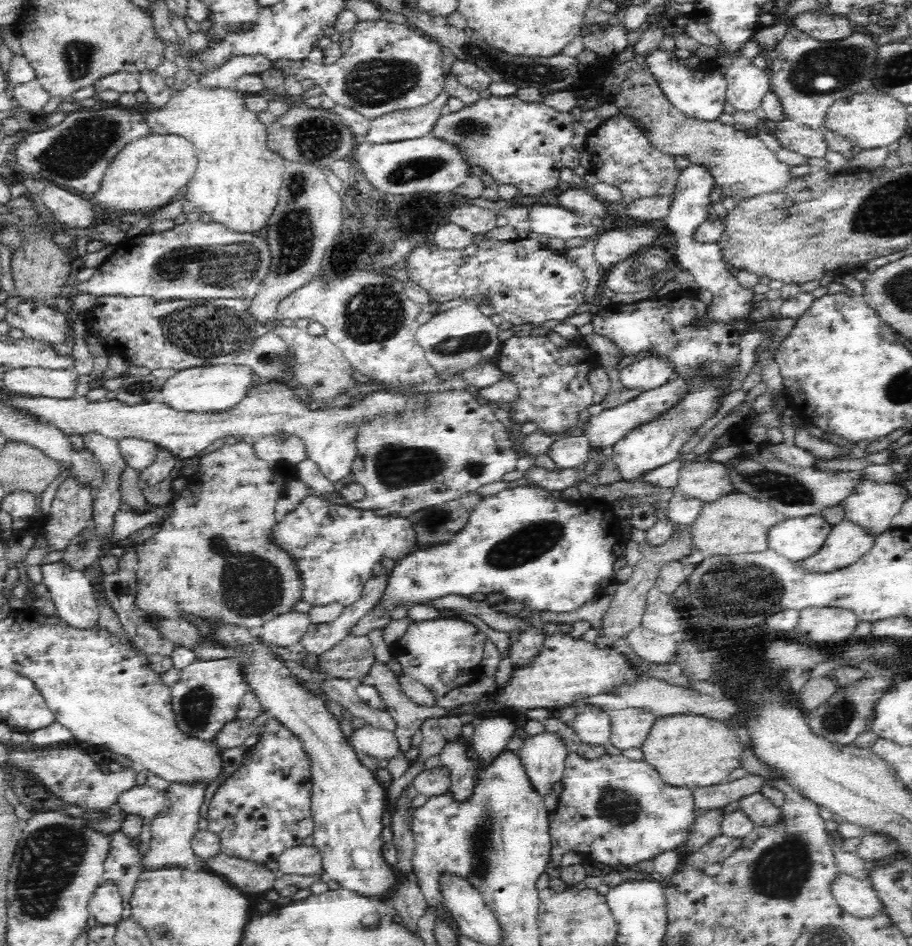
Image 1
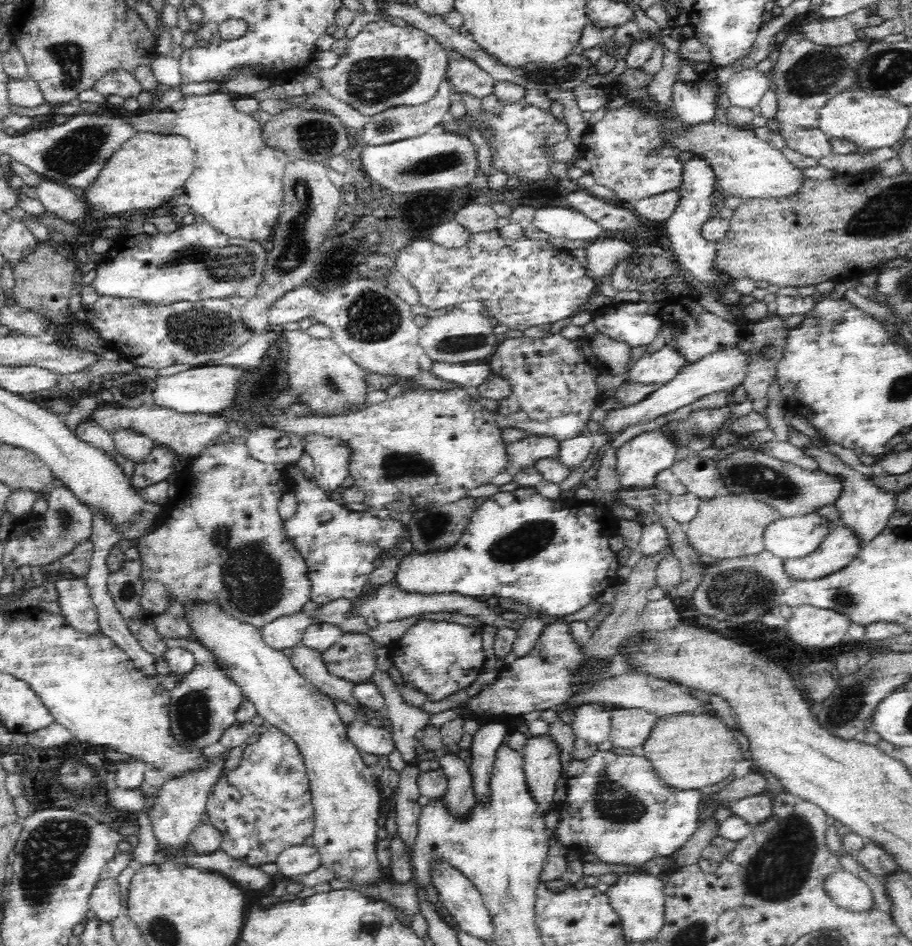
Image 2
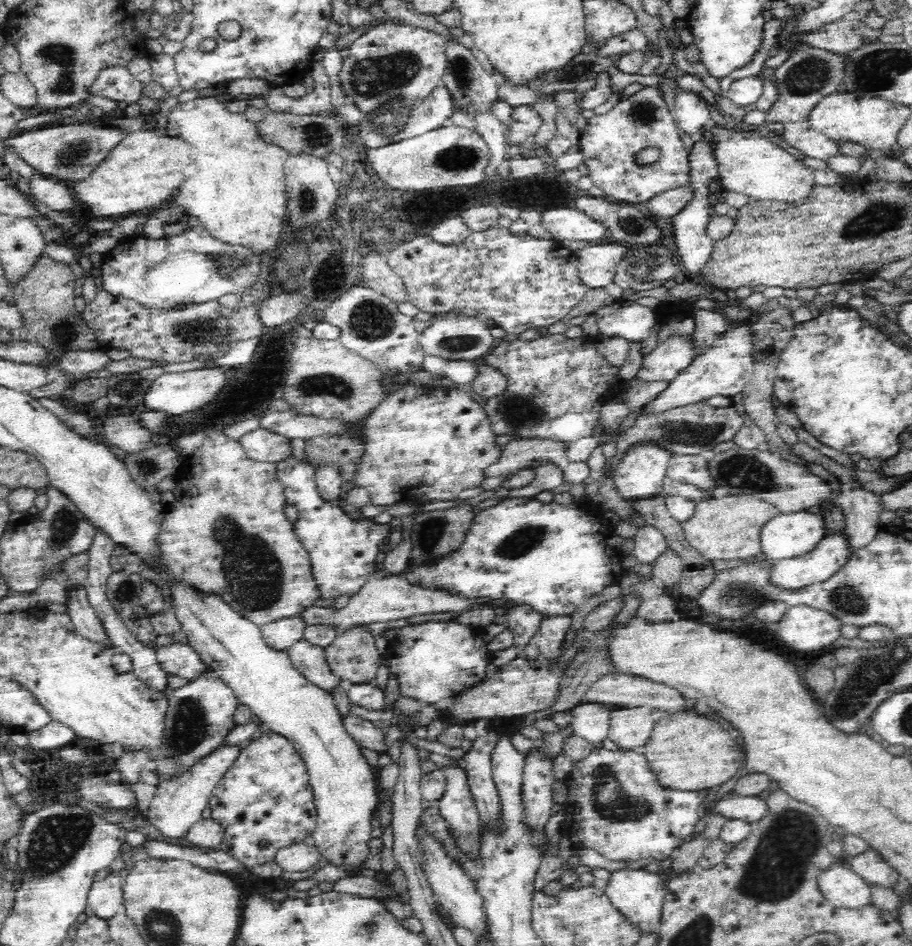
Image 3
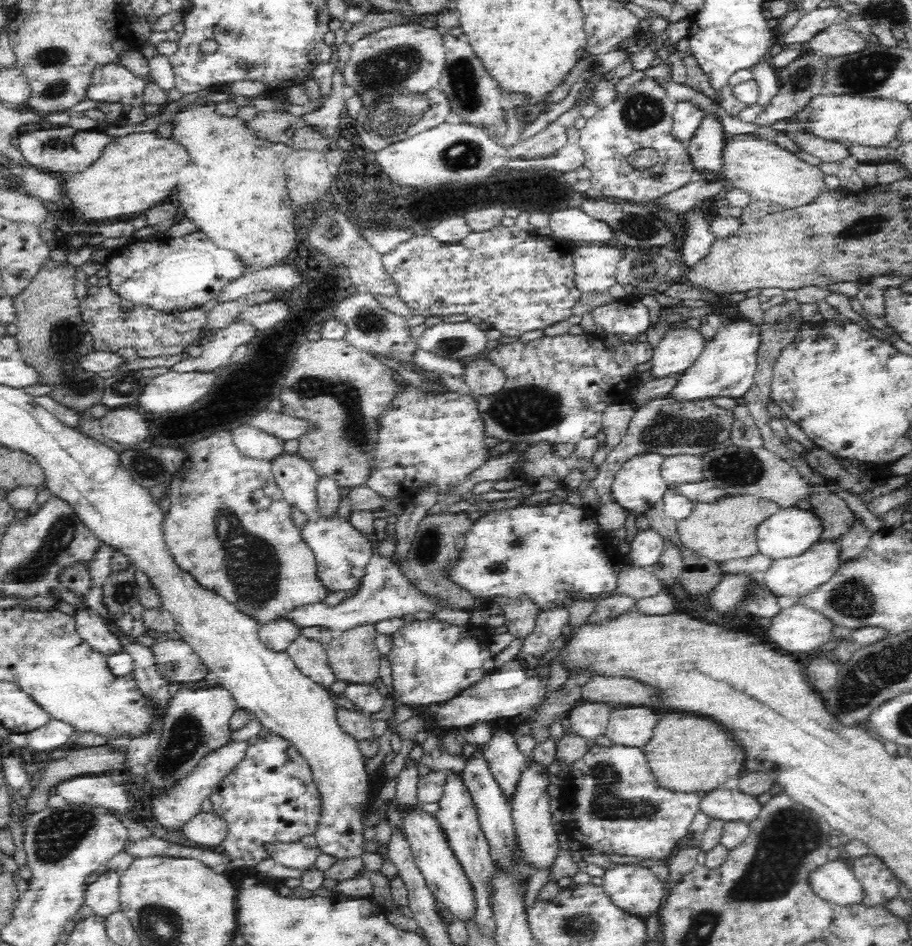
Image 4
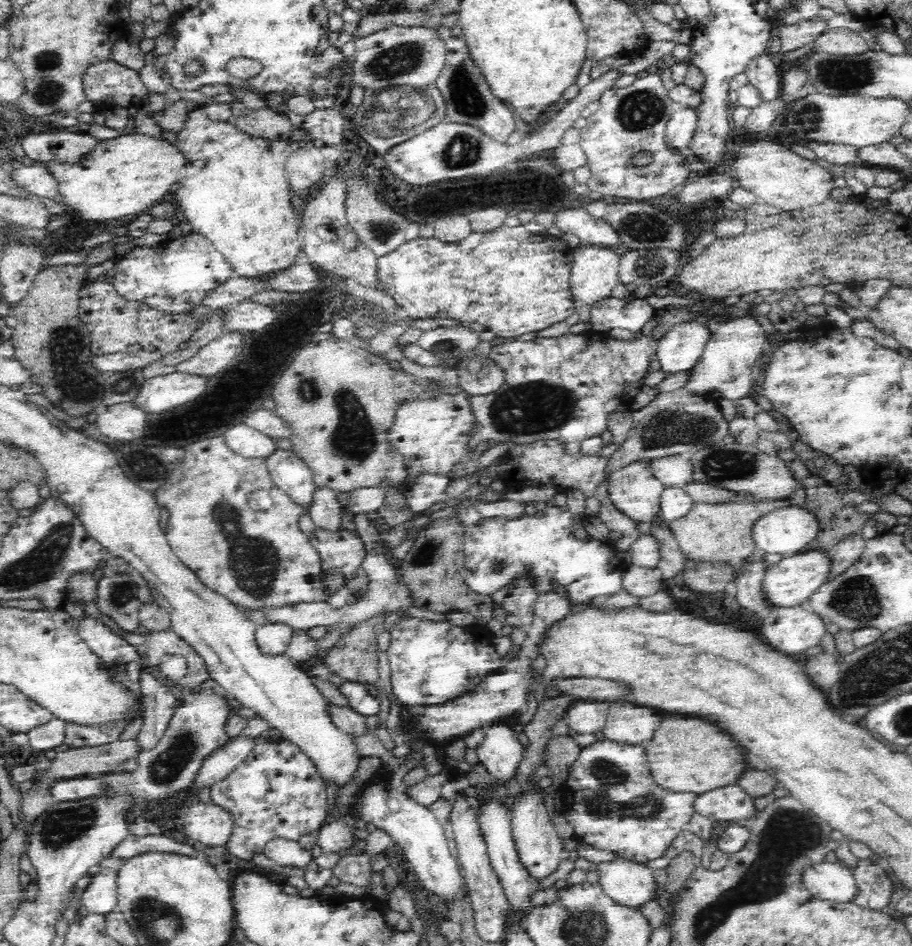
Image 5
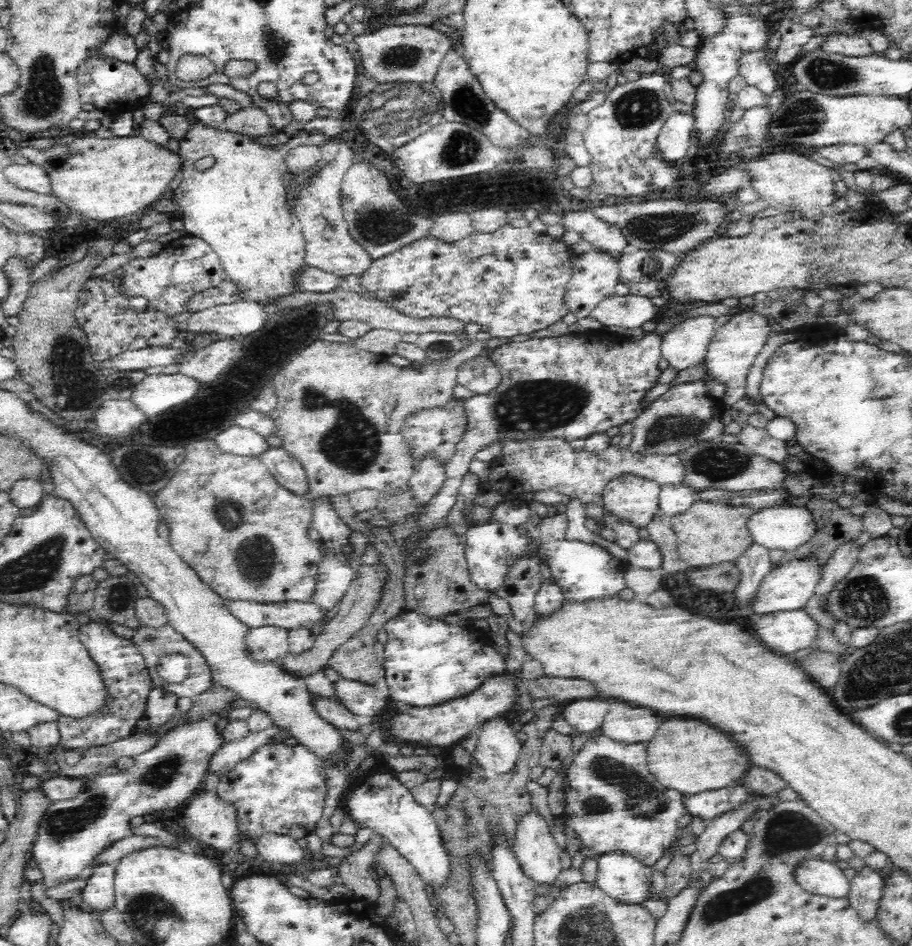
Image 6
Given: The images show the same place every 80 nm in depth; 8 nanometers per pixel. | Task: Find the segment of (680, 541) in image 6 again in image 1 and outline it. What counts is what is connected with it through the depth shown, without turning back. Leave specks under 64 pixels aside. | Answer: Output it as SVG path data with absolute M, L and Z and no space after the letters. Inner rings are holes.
M730 493L714 502L704 502L698 518L689 529L691 545L707 556L732 556L740 553L764 552L767 532L771 526L784 520L785 516L772 506L743 493Z

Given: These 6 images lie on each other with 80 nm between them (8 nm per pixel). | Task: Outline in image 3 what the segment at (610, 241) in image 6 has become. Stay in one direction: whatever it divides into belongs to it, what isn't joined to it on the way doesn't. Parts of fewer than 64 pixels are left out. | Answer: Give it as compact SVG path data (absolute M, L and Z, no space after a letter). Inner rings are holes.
M574 206L542 212L541 225L555 241L586 240L590 244L610 241L610 230Z

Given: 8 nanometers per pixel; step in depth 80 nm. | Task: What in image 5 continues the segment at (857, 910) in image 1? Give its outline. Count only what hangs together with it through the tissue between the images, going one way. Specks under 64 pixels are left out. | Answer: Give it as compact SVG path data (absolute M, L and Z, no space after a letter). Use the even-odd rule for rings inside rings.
M826 860L810 864L802 871L804 887L821 900L830 902L852 902L856 894L856 882L850 867Z

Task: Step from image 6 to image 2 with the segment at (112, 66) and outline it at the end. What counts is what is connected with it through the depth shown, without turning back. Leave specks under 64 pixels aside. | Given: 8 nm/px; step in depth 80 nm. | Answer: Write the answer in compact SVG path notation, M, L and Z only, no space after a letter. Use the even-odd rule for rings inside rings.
M126 69L105 72L92 86L92 90L102 96L120 96L136 98L142 92L141 84L134 78L132 71Z

